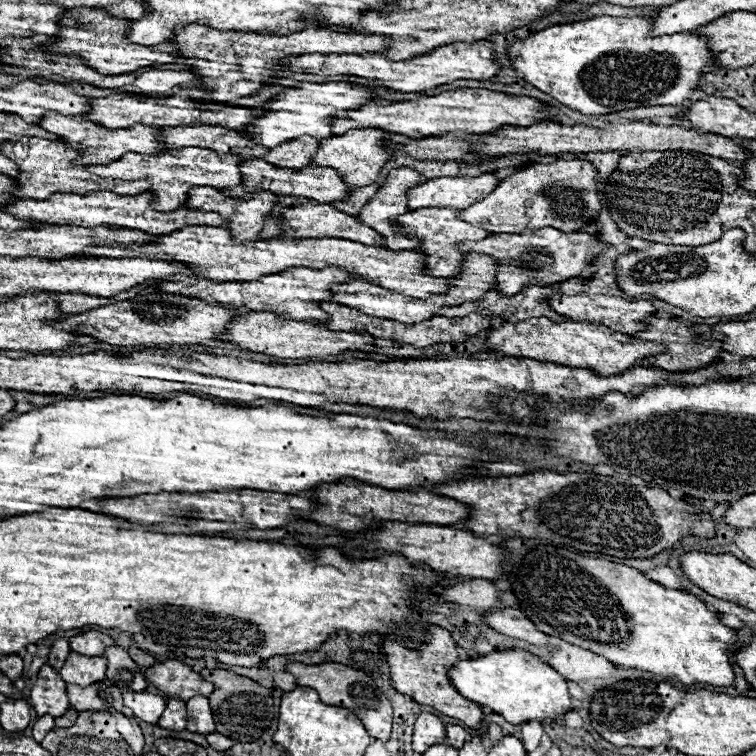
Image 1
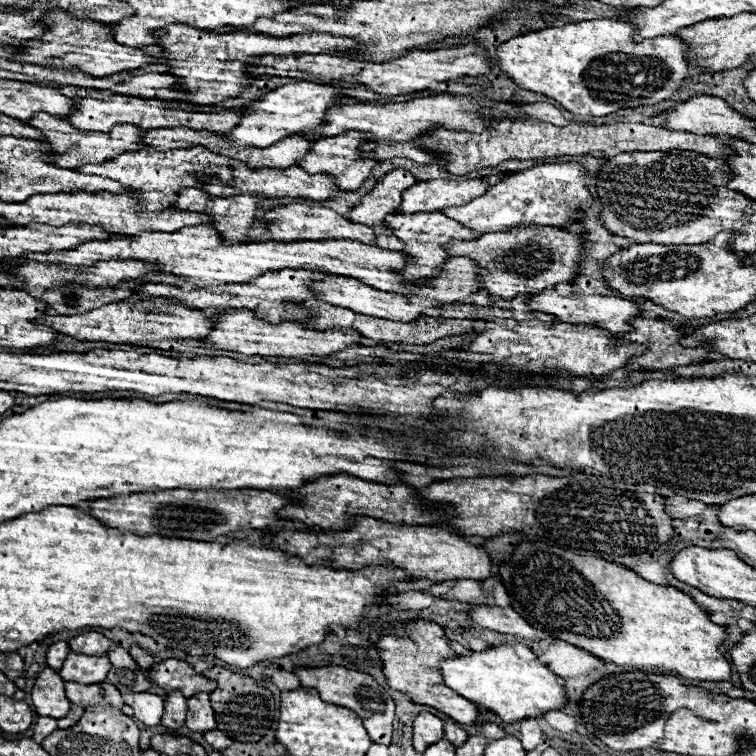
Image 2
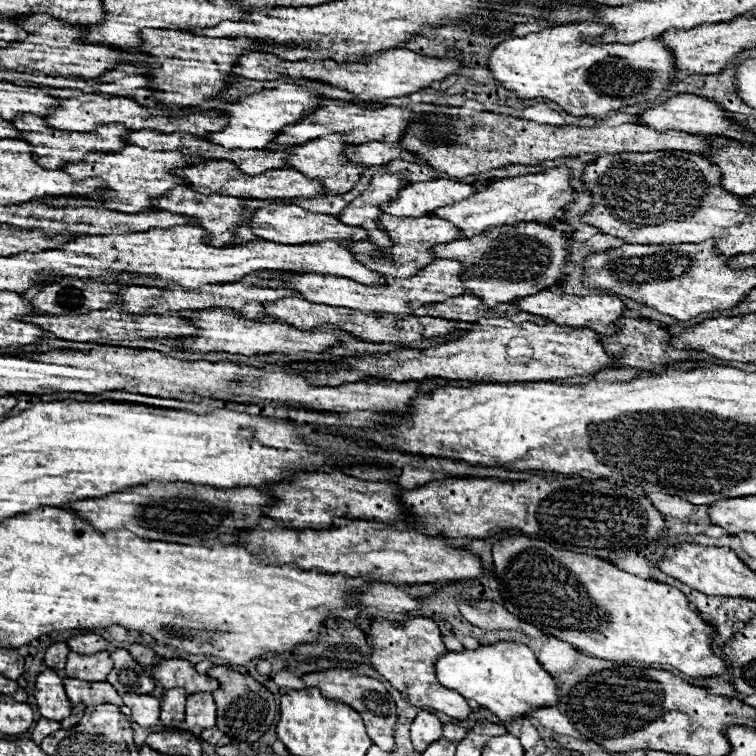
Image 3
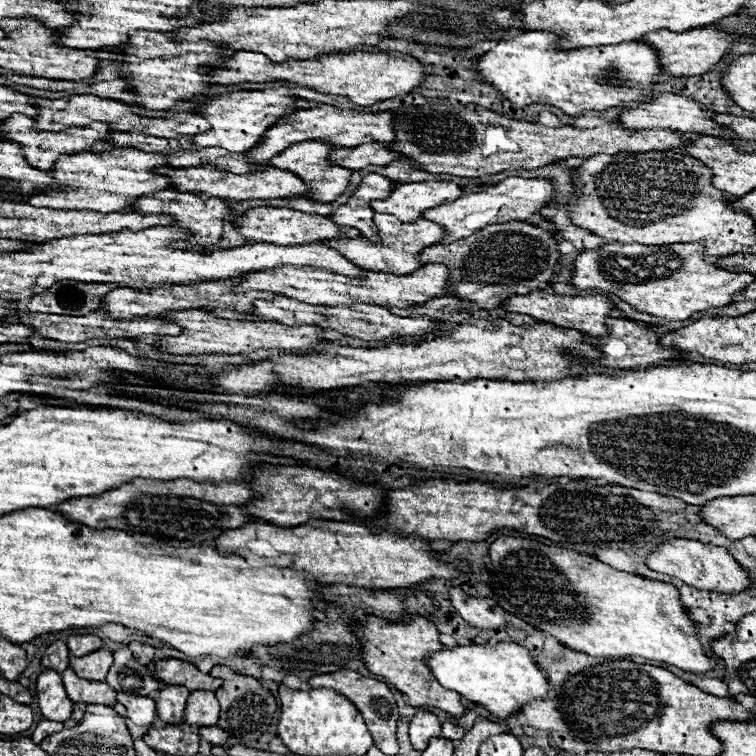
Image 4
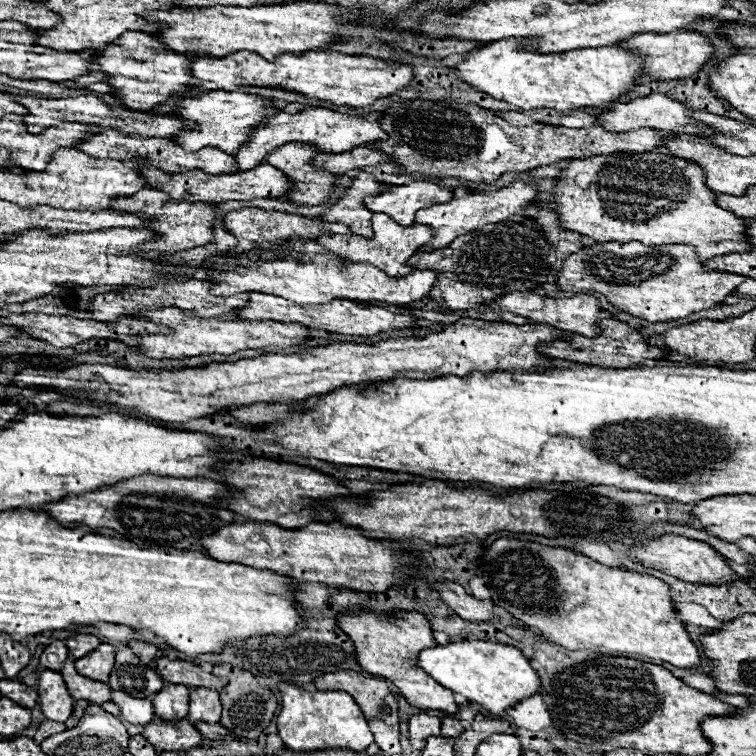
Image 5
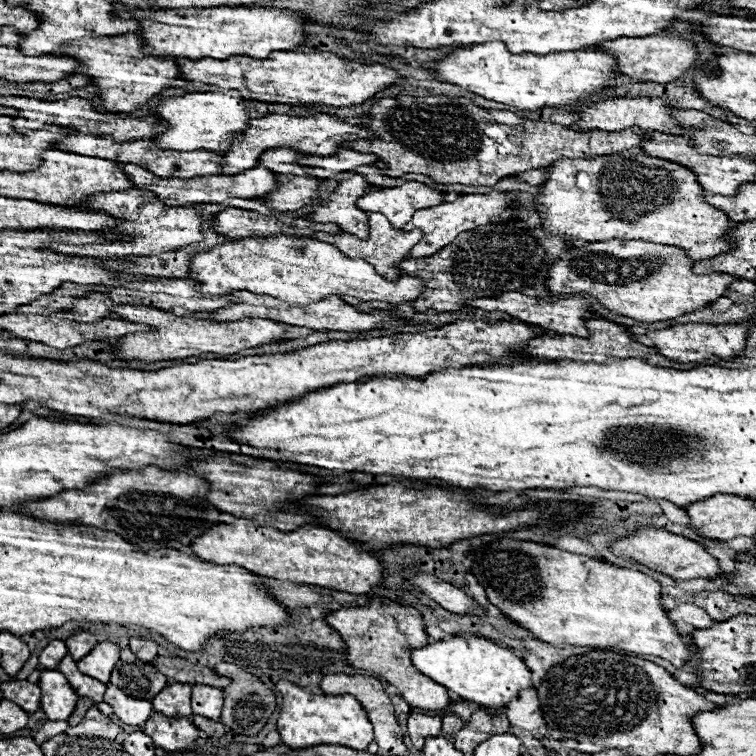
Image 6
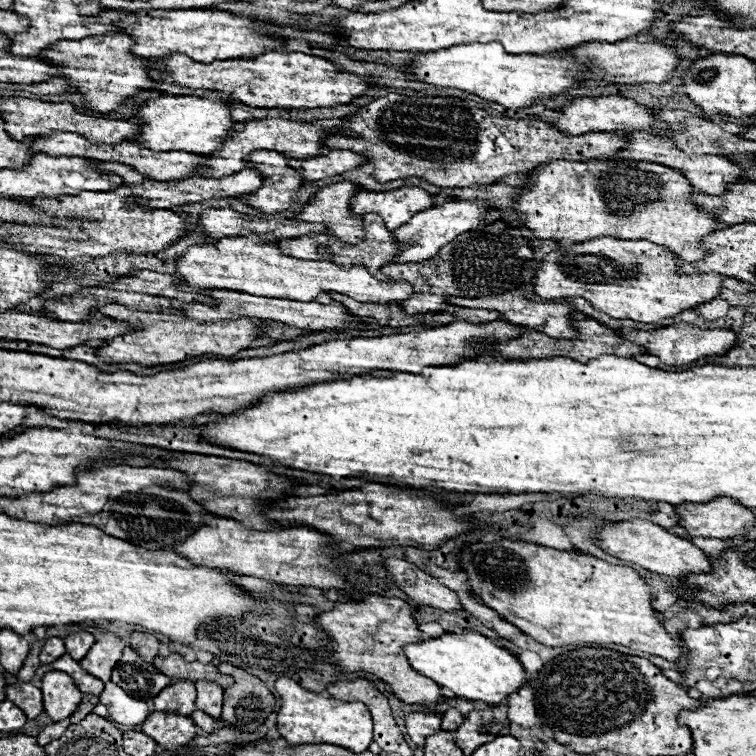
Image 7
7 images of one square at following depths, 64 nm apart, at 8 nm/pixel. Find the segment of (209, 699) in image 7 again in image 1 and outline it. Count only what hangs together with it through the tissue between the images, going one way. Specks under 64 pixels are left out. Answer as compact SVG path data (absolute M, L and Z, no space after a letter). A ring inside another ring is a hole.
M194 696L194 700L188 700L188 732L198 734L212 734L214 732L214 718L206 696Z

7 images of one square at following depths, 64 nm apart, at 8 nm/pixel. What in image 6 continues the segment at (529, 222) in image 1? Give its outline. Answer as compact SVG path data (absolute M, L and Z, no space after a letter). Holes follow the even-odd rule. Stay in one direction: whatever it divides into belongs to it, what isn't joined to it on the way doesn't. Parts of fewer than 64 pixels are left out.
M502 192L470 194L470 196L458 196L458 200L454 200L454 202L442 202L438 206L414 212L412 220L402 228L404 232L412 232L414 228L422 230L422 240L410 250L410 258L418 260L422 256L434 256L434 252L438 252L440 248L450 244L454 240L454 236L474 230L482 224L488 224L494 216L500 216L504 210L508 210L512 206L512 202L514 202L512 194L502 194Z

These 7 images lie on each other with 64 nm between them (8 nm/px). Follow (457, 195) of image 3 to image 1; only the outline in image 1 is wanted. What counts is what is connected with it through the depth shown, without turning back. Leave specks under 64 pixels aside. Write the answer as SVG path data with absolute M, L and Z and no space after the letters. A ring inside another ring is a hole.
M490 174L464 178L434 178L410 188L408 208L468 208L476 200L488 196L500 180Z

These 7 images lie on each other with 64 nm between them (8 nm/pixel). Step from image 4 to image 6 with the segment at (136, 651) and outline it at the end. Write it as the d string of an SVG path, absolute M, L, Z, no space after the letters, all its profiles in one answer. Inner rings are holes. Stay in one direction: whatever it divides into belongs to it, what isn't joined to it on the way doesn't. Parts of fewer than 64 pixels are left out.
M138 636L130 638L130 650L144 662L152 662L156 658L156 648L158 648L158 644L154 640L138 638Z

